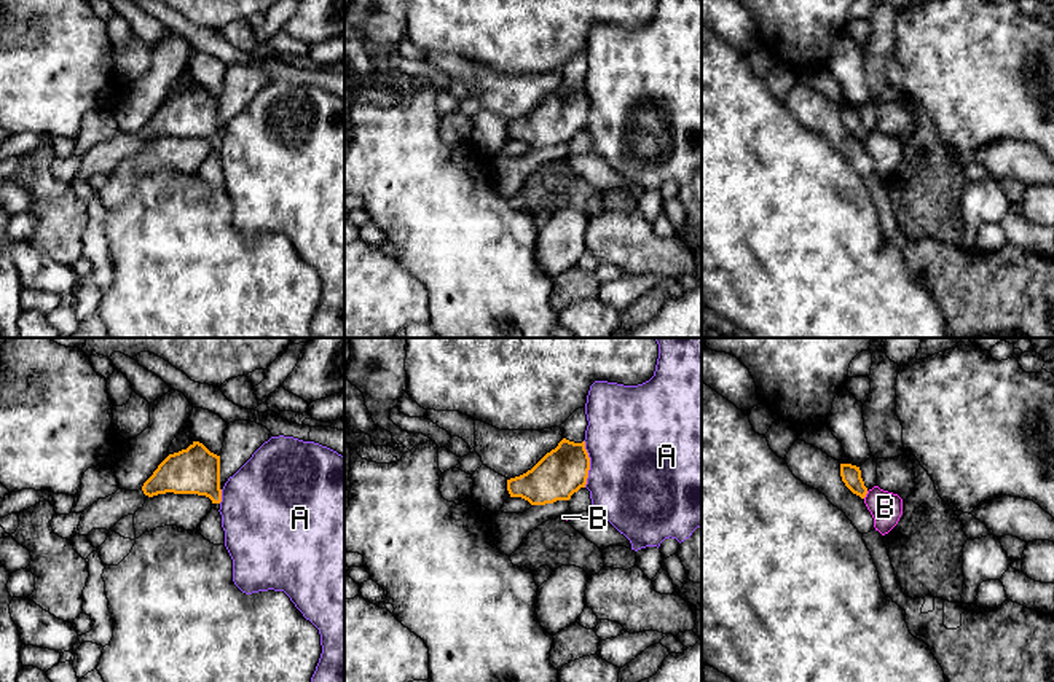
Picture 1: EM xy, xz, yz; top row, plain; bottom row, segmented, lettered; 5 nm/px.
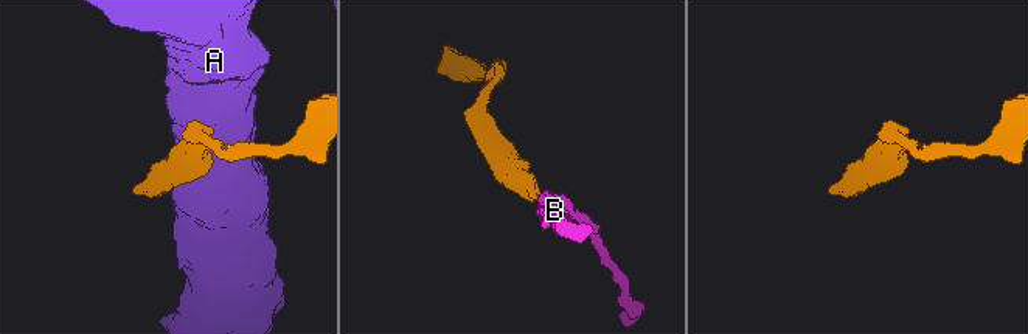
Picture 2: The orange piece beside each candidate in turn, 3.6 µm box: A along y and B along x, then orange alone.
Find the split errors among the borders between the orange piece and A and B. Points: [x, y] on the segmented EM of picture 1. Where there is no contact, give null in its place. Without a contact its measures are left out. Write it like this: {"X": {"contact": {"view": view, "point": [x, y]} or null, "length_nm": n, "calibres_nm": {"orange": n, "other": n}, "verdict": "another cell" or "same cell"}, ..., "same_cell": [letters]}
{"A": {"contact": {"view": "xz", "point": [589, 464]}, "length_nm": 240, "calibres_nm": {"orange": 240, "other": 500}, "verdict": "another cell"}, "B": {"contact": {"view": "yz", "point": [866, 493]}, "length_nm": 50, "calibres_nm": {"orange": 100, "other": 160}, "verdict": "another cell"}, "same_cell": []}

